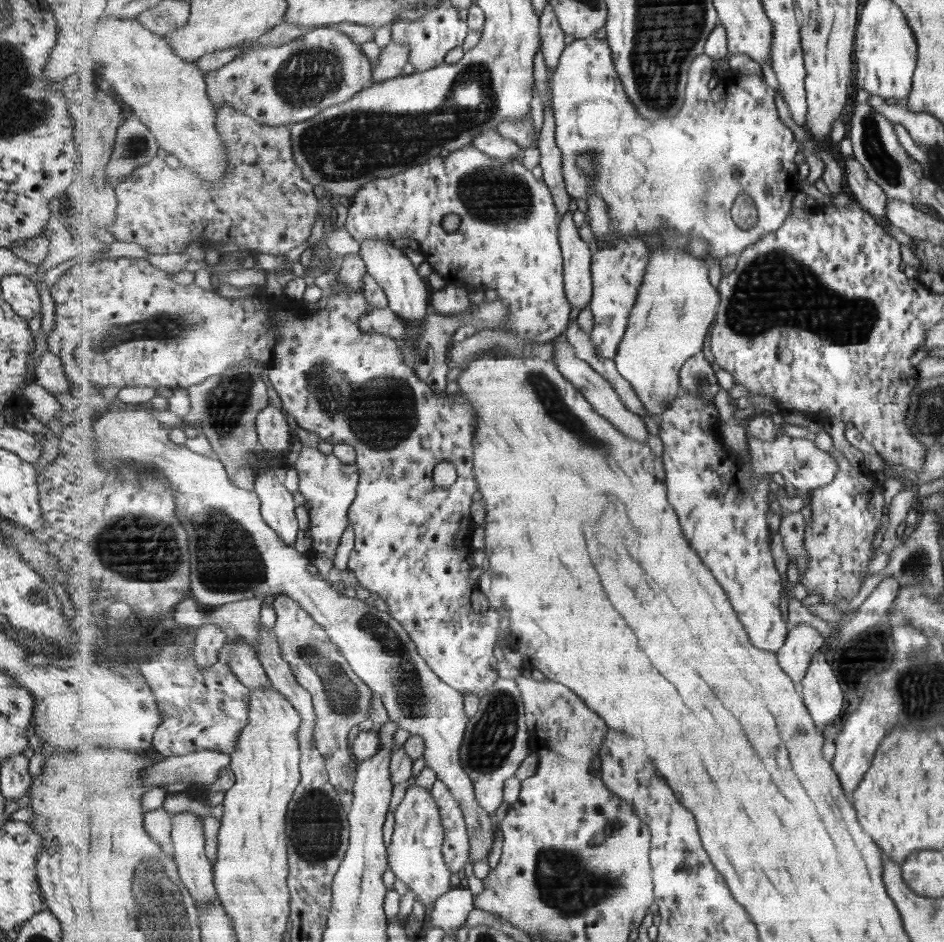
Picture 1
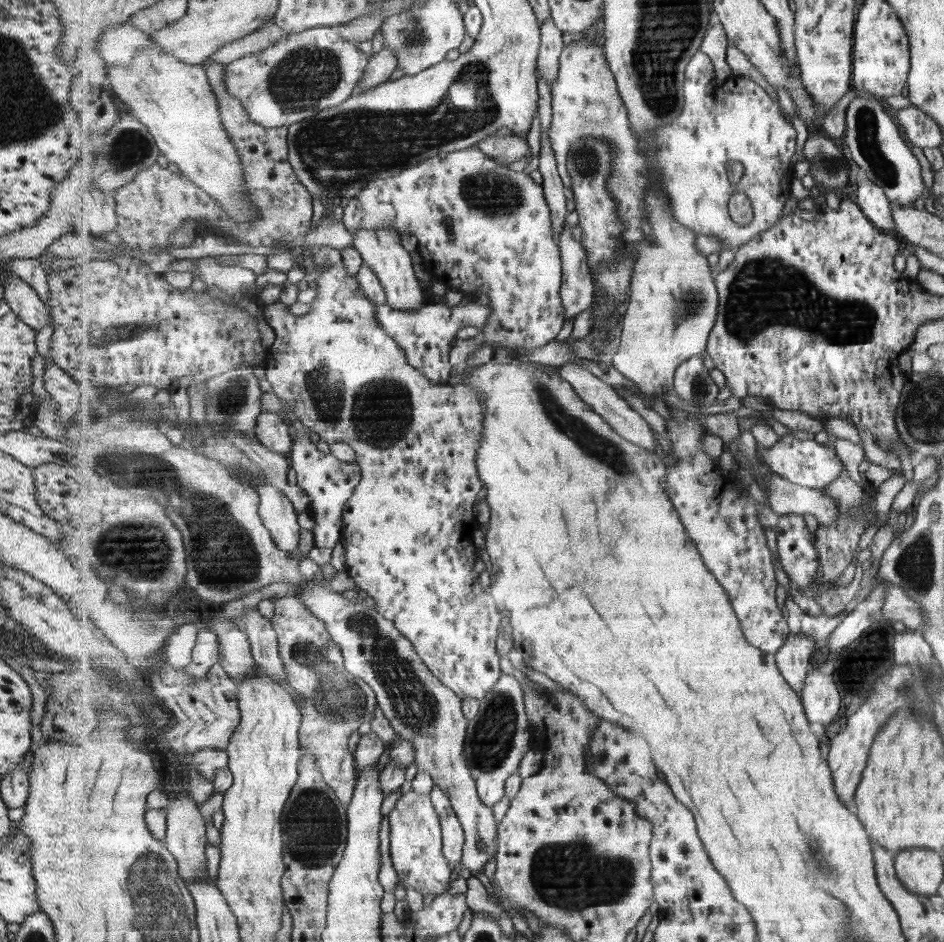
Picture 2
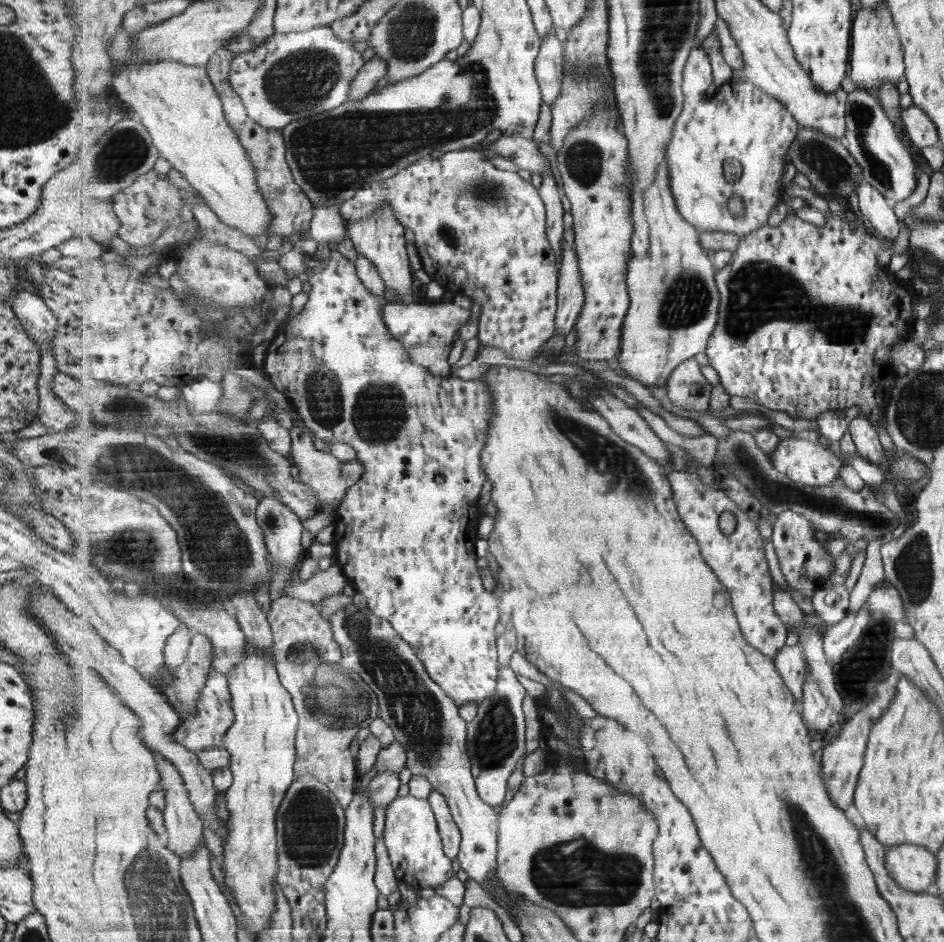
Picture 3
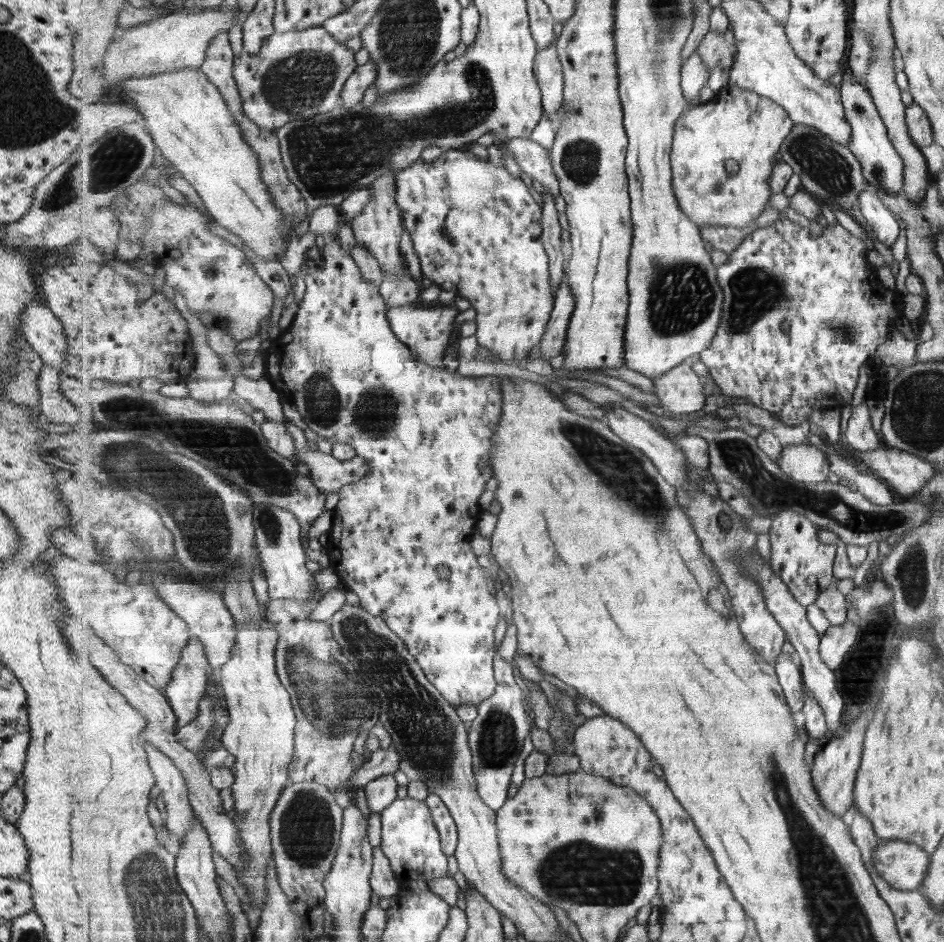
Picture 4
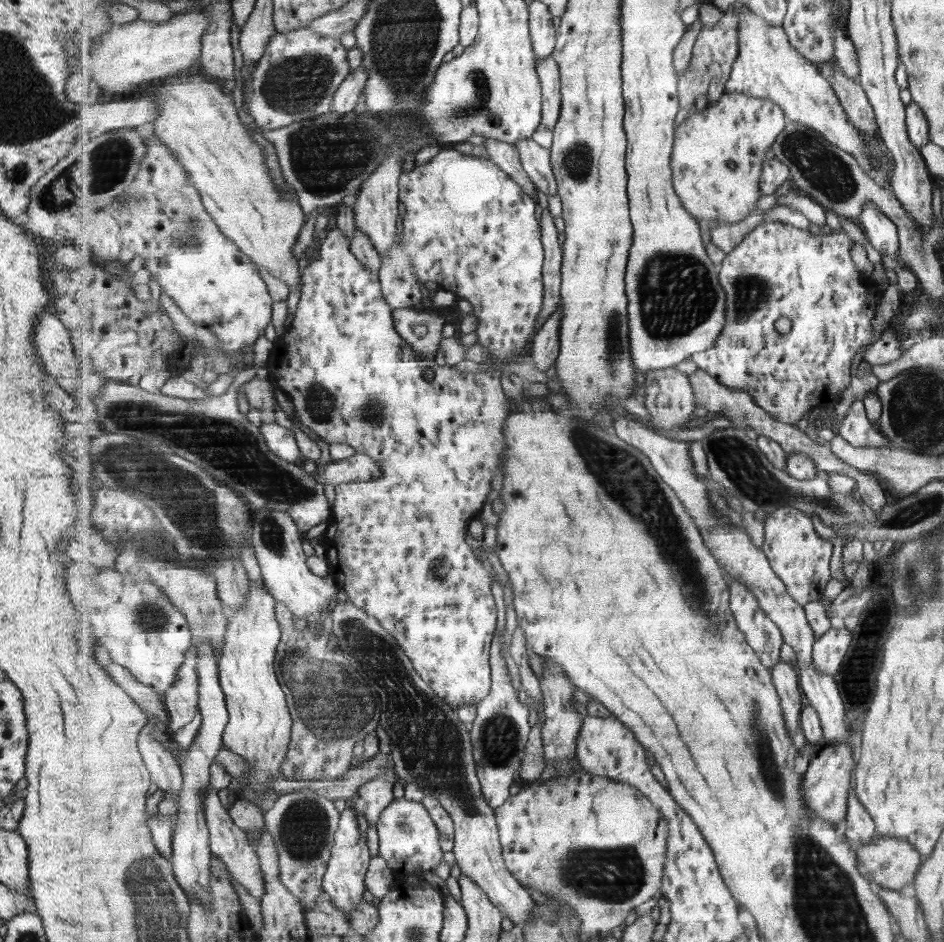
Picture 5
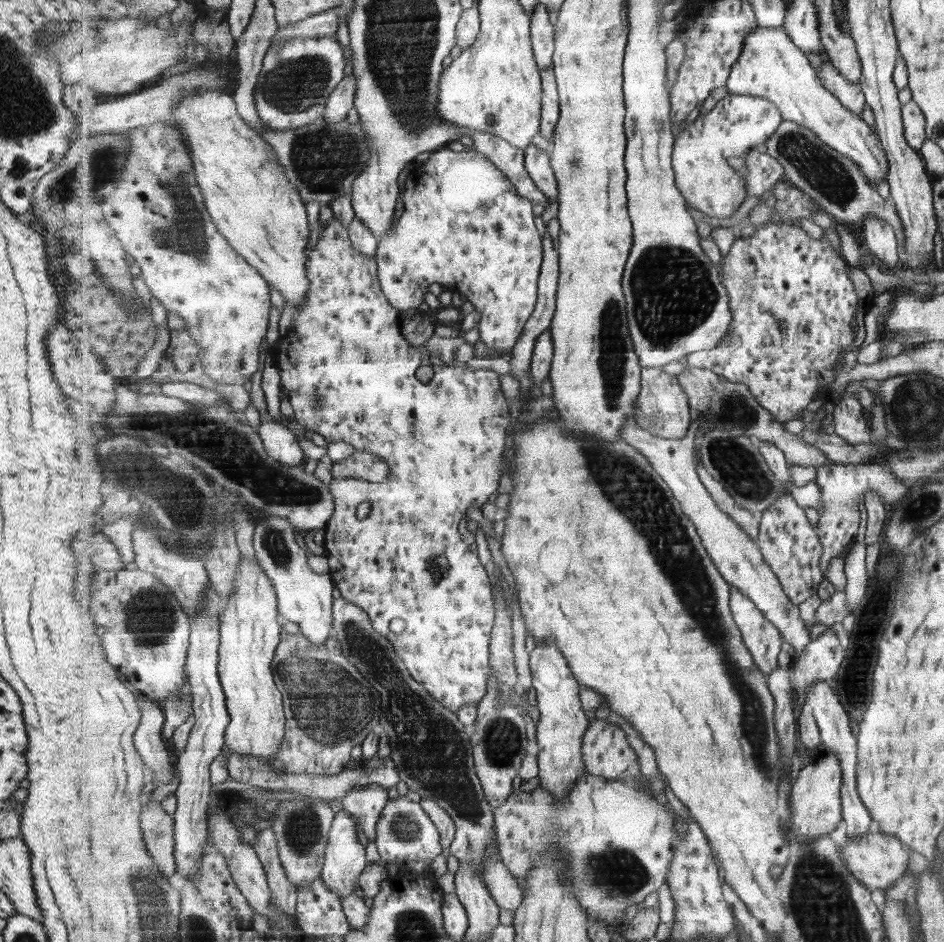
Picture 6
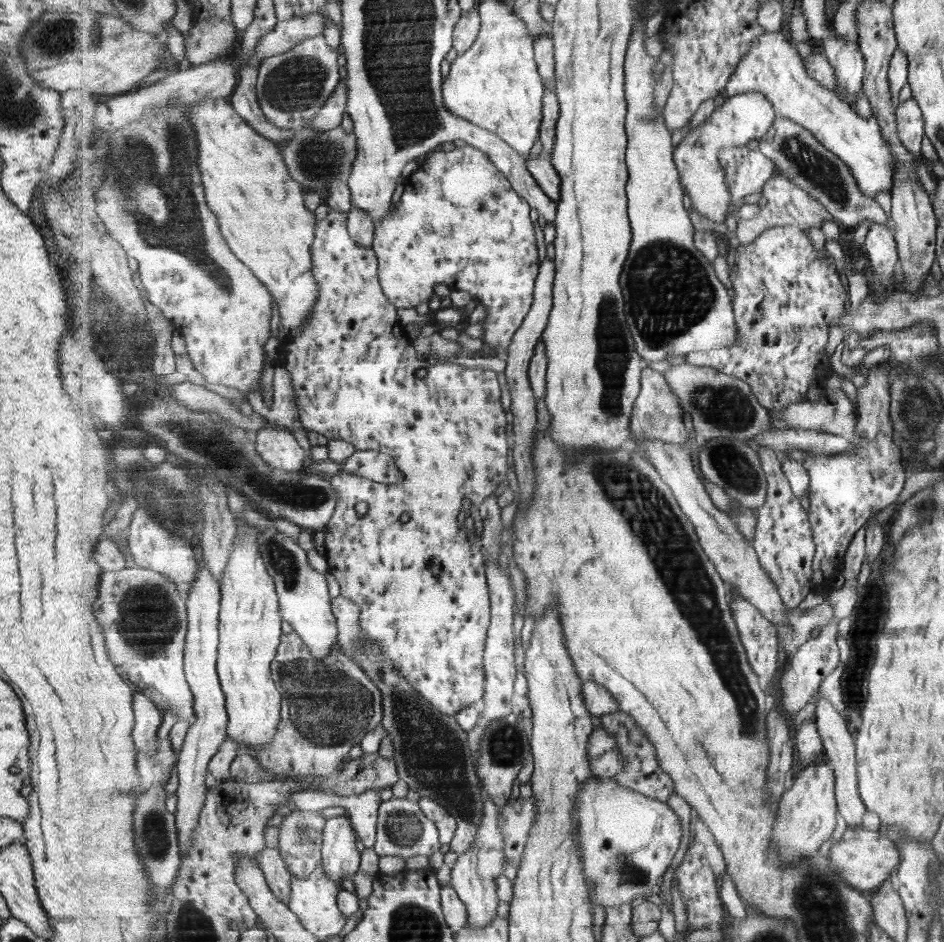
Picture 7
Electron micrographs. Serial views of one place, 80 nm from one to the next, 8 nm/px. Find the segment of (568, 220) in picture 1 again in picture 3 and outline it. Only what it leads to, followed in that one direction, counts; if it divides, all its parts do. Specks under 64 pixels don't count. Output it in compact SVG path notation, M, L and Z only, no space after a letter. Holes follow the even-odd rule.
M562 242L562 262L558 285L558 311L555 335L566 335L576 326L587 298L581 280L579 255L567 242Z

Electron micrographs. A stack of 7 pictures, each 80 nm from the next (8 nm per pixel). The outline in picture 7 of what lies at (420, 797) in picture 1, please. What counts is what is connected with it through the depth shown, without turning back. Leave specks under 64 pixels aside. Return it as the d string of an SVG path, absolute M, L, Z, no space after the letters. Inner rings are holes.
M393 798L381 803L378 818L378 840L374 849L379 856L433 856L441 850L440 832L437 825L422 811L420 801Z

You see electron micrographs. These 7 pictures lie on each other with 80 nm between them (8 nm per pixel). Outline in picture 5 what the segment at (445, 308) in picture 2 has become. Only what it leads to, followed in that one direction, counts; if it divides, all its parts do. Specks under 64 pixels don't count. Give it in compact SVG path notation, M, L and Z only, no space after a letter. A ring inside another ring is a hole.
M421 308L394 309L395 326L399 334L423 357L435 360L443 338L443 326L450 316L424 312Z

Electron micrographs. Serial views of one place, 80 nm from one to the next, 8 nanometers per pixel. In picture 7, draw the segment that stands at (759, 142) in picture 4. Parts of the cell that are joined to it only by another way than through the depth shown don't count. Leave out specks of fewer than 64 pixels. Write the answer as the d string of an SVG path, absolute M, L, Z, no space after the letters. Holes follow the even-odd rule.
M738 94L724 100L701 126L689 132L676 146L674 160L682 174L682 185L693 210L713 222L725 222L731 207L731 192L727 174L719 162L719 151L727 147L748 147L761 141L777 116L774 104L764 94Z

